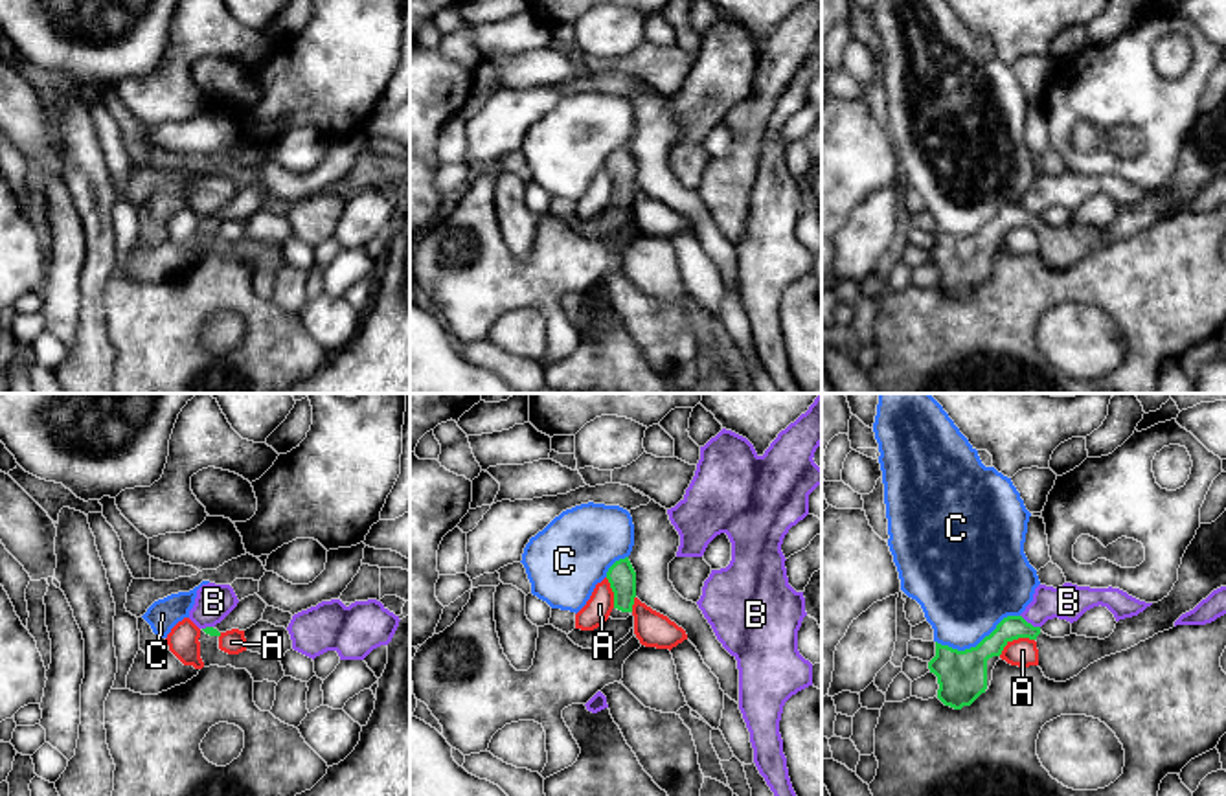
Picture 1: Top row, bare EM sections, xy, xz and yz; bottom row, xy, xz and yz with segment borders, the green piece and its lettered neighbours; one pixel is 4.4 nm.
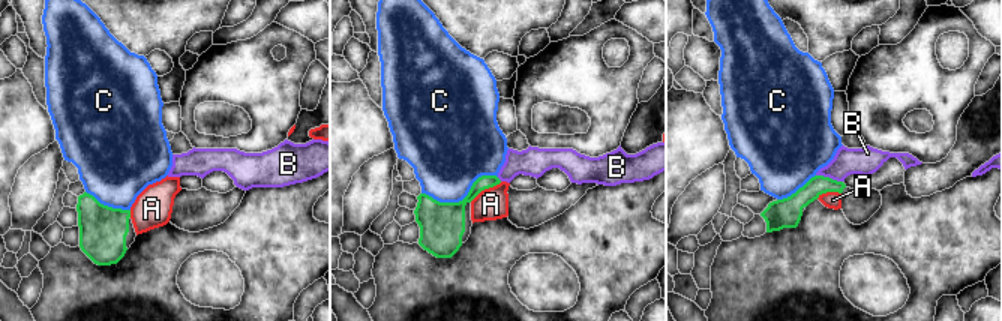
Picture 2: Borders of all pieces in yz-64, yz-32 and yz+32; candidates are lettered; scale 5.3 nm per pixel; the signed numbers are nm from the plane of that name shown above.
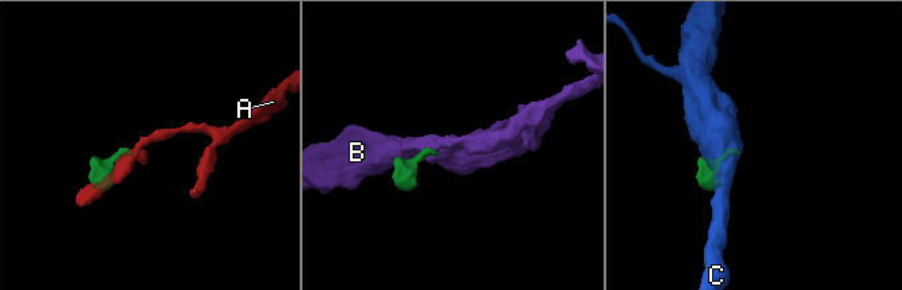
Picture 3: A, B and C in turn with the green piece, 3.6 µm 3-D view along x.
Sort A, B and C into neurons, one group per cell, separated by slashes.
A / B / C

